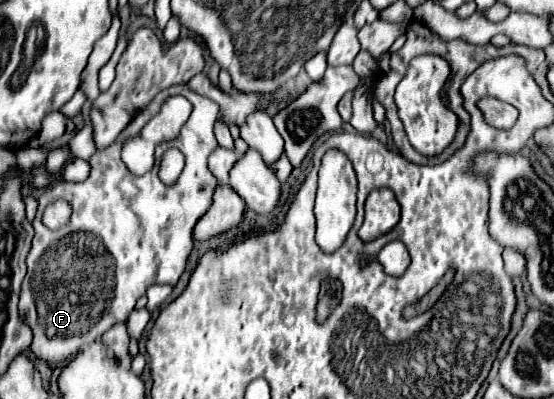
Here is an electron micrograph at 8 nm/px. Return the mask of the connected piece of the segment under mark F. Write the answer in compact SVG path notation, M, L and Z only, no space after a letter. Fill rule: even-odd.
M188 85L168 87L128 123L108 149L94 153L90 161L92 171L84 183L58 181L38 197L38 213L32 223L36 235L26 259L28 273L22 281L18 301L20 319L34 333L30 349L38 359L50 365L70 359L84 345L100 339L112 325L124 323L148 285L176 285L194 247L192 229L212 205L212 195L218 185L208 169L208 155L218 147L214 137L216 117L218 103L196 95ZM172 95L186 97L194 107L192 115L176 139L162 141L156 147L152 171L136 177L120 159L122 145L138 135ZM170 147L178 147L186 157L184 173L172 187L158 179L160 157ZM56 199L70 201L74 213L68 225L52 231L42 225L42 213L44 207Z

